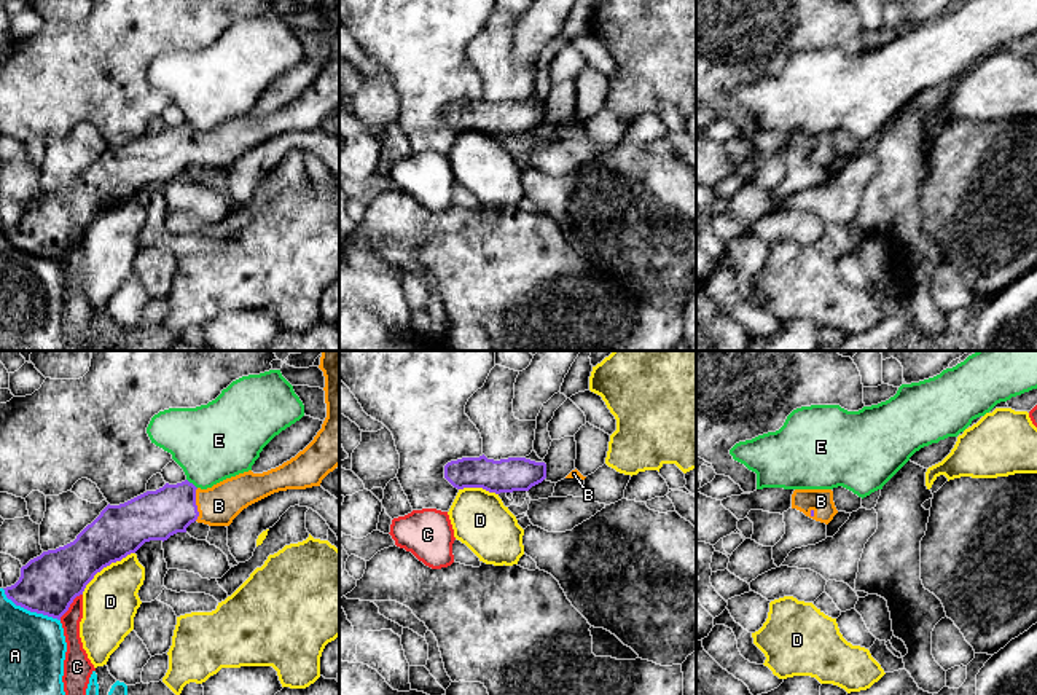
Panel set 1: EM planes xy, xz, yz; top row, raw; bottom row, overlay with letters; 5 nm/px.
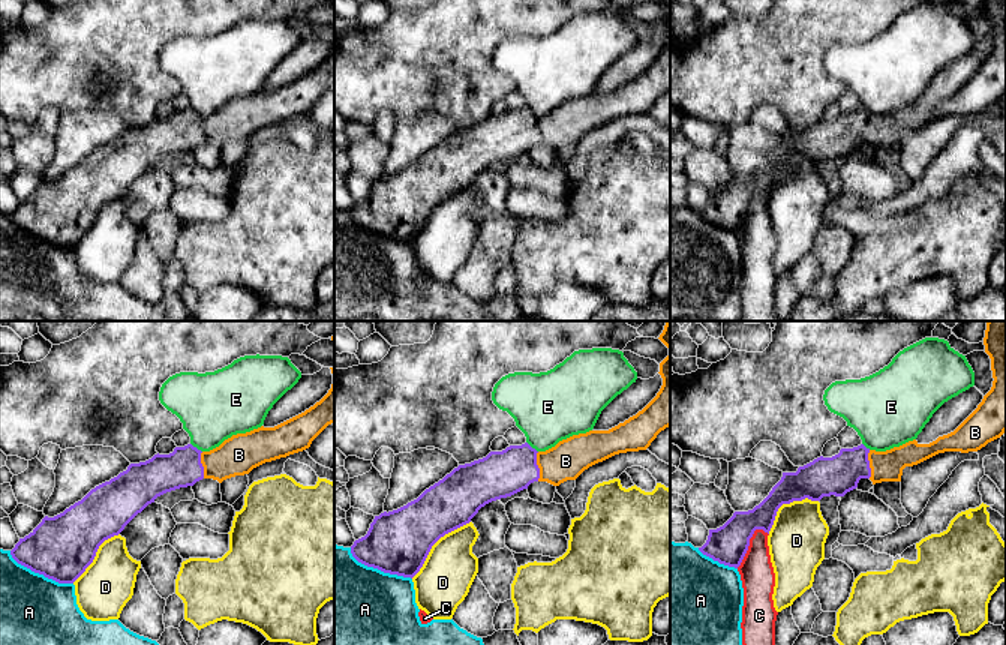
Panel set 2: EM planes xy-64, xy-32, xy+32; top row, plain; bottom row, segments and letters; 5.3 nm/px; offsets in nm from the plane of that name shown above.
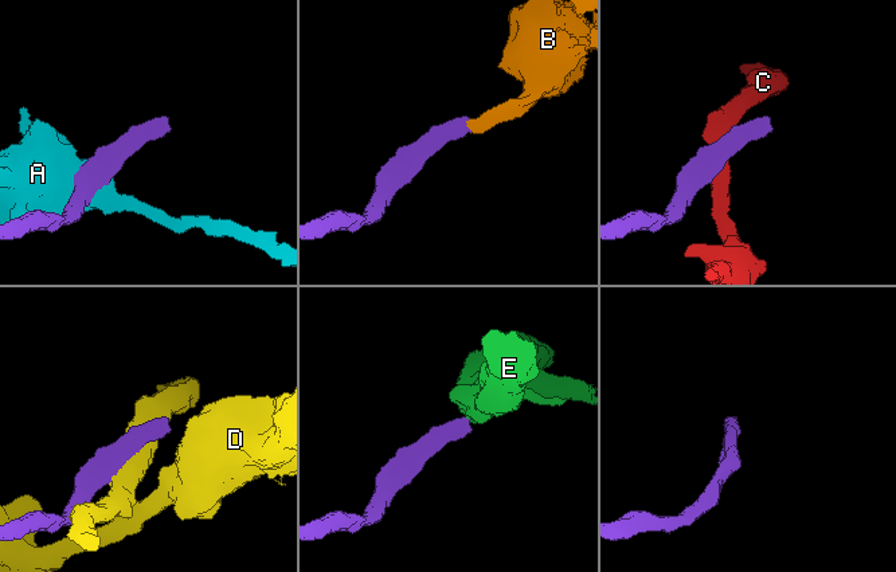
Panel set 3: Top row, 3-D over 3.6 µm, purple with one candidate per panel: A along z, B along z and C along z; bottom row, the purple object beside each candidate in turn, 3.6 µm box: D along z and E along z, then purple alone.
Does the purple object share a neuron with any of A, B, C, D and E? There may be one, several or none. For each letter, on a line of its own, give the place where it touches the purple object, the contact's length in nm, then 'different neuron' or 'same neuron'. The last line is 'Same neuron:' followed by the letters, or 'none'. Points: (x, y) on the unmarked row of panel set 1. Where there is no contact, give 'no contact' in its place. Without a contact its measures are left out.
A: xy (29, 252) | 340 nm | different neuron
B: xy (195, 147) | 170 nm | same neuron
C: xy (69, 249) | 180 nm | different neuron
D: xy (105, 209) | 340 nm | different neuron
E: xy (191, 126) | 80 nm | different neuron
Same neuron: B

